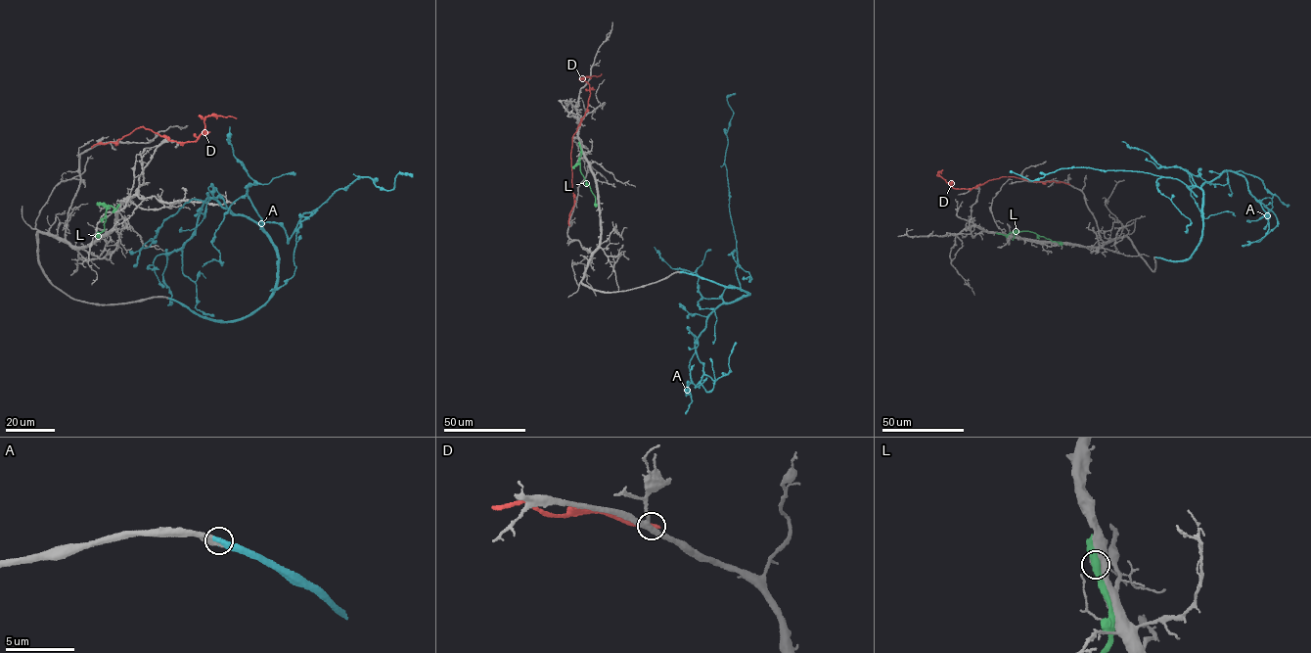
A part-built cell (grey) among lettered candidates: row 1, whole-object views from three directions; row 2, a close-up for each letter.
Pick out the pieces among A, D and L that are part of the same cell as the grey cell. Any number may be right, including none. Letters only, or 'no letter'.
A

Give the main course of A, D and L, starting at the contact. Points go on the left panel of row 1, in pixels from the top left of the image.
A: (169, 298), (212, 319), (252, 314), (277, 279), (263, 222), (290, 238), (360, 177), (387, 190), (412, 177)
D: (92, 147), (118, 141), (143, 126), (175, 141), (194, 141), (203, 131), (203, 121), (209, 116), (236, 118)
L: (117, 206), (113, 210), (111, 206), (105, 208), (104, 229), (98, 237)

